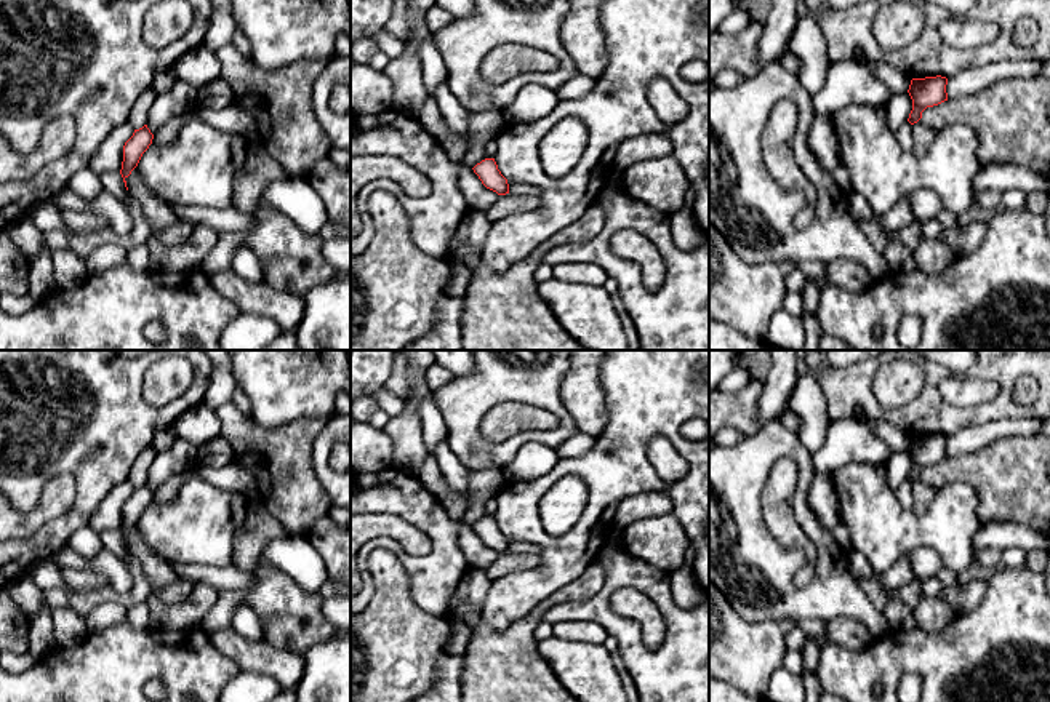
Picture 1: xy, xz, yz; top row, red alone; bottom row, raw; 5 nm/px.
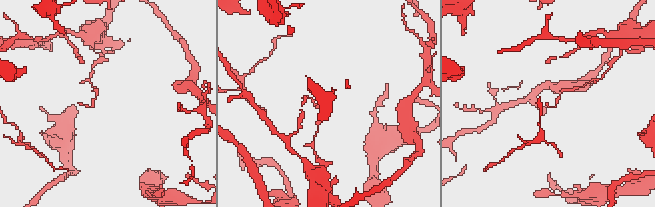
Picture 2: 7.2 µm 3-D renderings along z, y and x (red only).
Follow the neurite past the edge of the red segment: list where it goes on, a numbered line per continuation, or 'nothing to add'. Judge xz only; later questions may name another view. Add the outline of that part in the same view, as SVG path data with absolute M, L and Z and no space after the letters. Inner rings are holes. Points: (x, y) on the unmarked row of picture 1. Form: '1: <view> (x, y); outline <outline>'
1: xz (506, 563); outline M499 553L499 556L485 569L490 580L504 577L511 572L523 572L538 568L539 555L530 553Z

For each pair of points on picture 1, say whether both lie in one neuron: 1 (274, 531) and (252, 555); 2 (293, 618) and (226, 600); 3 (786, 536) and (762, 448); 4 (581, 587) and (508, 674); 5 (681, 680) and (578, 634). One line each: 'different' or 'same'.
1: same
2: same
3: different
4: same
5: different

